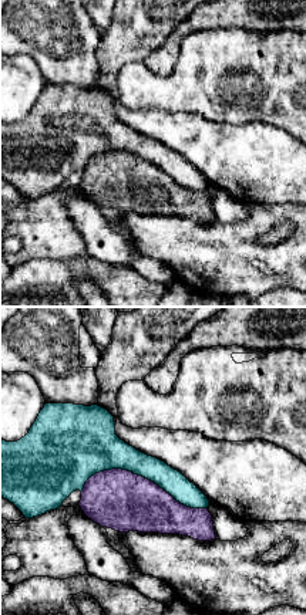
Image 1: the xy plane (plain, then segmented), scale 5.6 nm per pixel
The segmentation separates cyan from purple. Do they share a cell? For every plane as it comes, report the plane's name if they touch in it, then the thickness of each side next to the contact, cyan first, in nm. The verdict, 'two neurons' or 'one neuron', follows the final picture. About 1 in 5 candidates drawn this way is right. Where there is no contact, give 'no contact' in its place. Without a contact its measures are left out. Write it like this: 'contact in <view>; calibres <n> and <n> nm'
contact in xy; calibres 220 and 340 nm

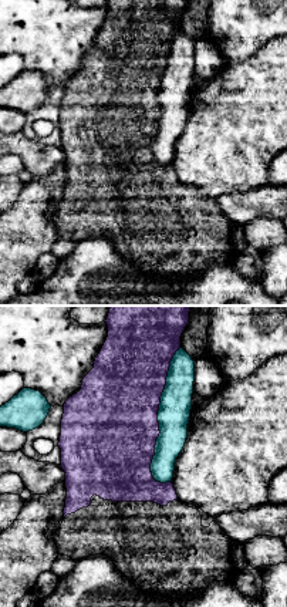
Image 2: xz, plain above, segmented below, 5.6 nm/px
contact in xz; calibres 180 and 500 nm

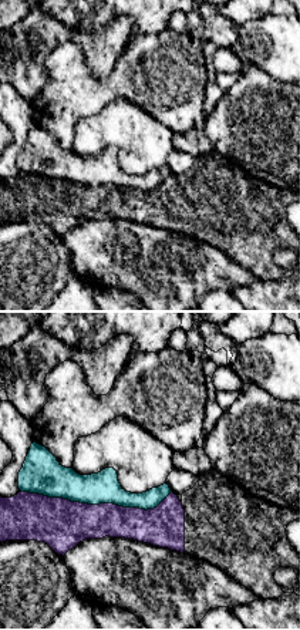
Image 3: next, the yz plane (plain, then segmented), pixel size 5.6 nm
contact in yz; calibres 180 and 280 nm

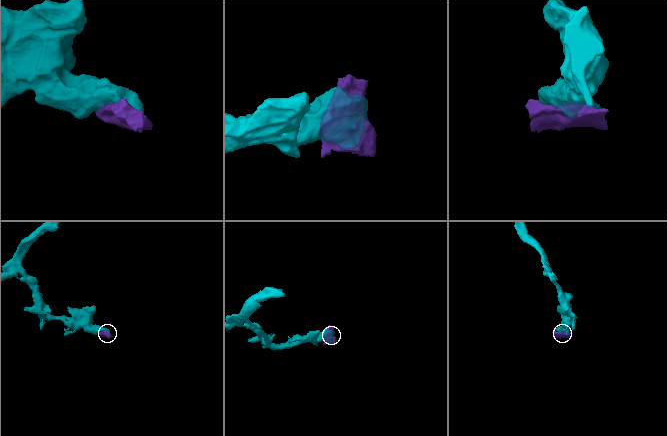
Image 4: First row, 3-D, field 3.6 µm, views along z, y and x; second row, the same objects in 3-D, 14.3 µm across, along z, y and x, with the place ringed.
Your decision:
two neurons

